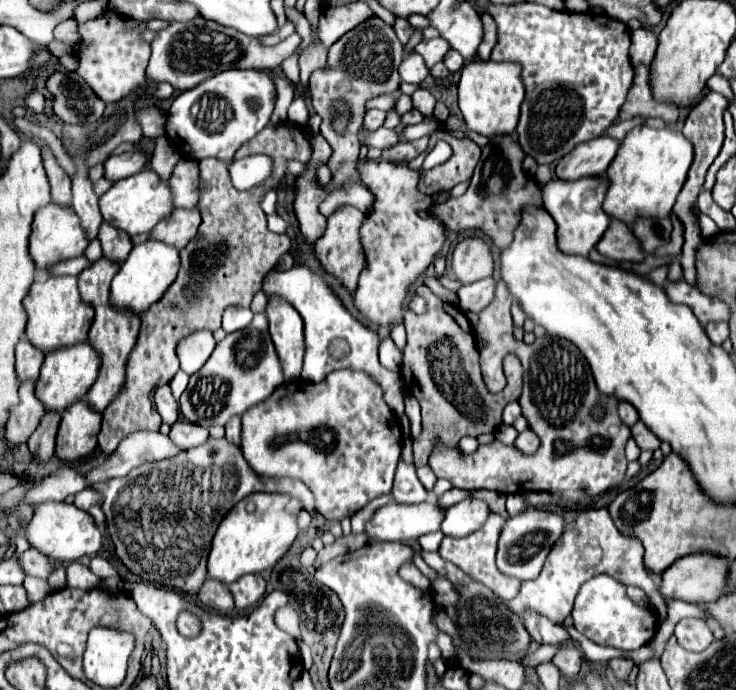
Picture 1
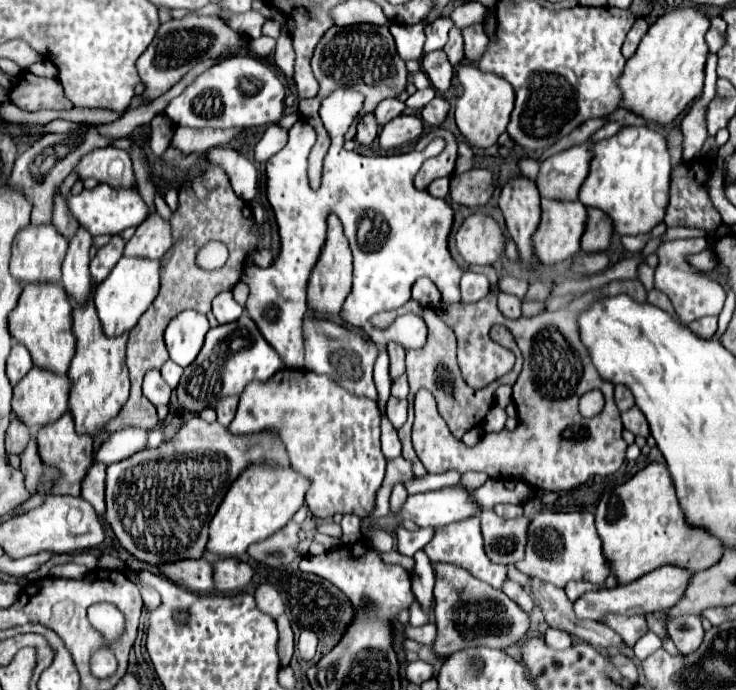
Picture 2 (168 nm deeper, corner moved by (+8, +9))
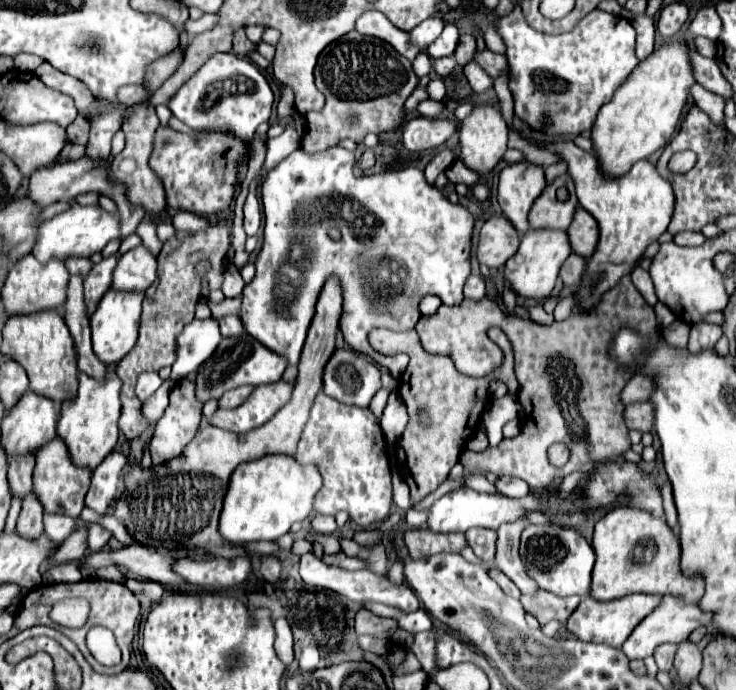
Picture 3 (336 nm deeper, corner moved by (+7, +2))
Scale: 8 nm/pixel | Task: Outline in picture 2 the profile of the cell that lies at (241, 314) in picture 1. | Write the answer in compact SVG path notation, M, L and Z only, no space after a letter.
M220 293L220 295L212 301L212 313L218 323L228 323L228 321L240 317L243 311L244 308L234 301L232 293Z

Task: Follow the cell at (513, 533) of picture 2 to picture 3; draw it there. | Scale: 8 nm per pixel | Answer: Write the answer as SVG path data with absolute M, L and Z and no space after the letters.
M473 528L465 532L465 540L467 544L473 548L475 556L483 562L491 562L495 556L495 540L497 540L497 532L495 530L487 530L487 528Z

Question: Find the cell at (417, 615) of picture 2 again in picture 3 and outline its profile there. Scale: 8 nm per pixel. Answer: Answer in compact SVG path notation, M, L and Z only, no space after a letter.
M365 602L363 608L371 610L373 614L385 616L385 618L395 618L399 628L409 632L409 634L425 632L425 630L431 630L431 626L433 626L429 614L423 608L417 610L417 612L411 612L411 614L405 614L405 612L397 610L397 608L389 608L389 606L383 606L383 604L377 604L377 602Z

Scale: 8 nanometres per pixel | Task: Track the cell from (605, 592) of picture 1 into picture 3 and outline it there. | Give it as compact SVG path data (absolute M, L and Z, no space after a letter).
M665 596L661 600L661 604L649 614L645 616L645 620L631 632L631 636L627 638L627 642L623 644L623 652L627 654L629 660L643 660L647 656L653 654L653 650L659 646L659 644L665 644L665 642L683 642L689 638L689 634L697 628L697 626L707 626L711 622L711 616L701 612L701 608L697 604L685 604L681 602L681 598L677 596Z

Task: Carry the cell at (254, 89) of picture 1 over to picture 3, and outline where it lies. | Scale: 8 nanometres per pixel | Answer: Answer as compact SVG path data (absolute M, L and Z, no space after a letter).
M221 52L209 56L209 60L171 96L169 110L173 112L173 118L169 120L169 126L191 134L193 130L227 130L249 142L255 130L261 134L269 130L269 124L261 122L269 120L273 112L273 100L275 98L265 76L251 60L239 58L233 52Z

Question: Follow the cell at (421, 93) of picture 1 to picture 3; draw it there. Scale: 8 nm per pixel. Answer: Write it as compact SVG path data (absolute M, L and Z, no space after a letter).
M419 52L417 54L417 58L413 60L413 70L415 70L415 74L419 76L419 78L423 78L423 76L427 76L429 72L431 72L431 58L429 58L429 54L425 54L425 52Z

